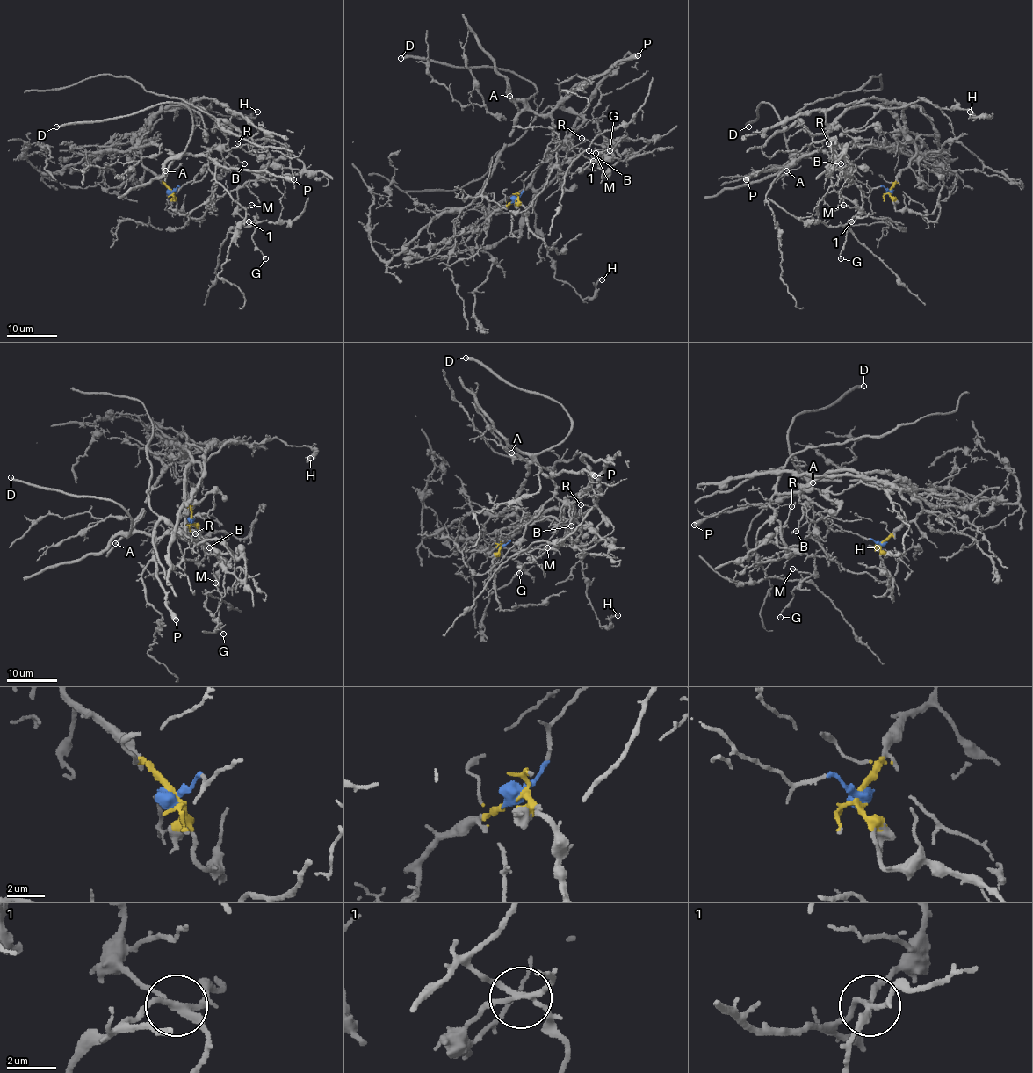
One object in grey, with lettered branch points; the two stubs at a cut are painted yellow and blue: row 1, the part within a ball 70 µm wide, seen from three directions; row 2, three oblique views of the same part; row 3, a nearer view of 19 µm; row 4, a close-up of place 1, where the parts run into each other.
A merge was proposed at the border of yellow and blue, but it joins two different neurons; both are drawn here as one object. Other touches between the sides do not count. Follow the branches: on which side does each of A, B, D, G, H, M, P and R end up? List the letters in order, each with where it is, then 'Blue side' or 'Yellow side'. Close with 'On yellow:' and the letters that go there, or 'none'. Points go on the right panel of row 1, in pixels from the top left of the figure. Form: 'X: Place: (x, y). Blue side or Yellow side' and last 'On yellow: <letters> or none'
A: Place: (786, 170). Blue side
B: Place: (841, 163). Blue side
D: Place: (748, 126). Blue side
G: Place: (841, 258). Yellow side
H: Place: (970, 112). Yellow side
M: Place: (843, 205). Yellow side
P: Place: (746, 179). Blue side
R: Place: (828, 143). Yellow side
On yellow: G, H, M, R

